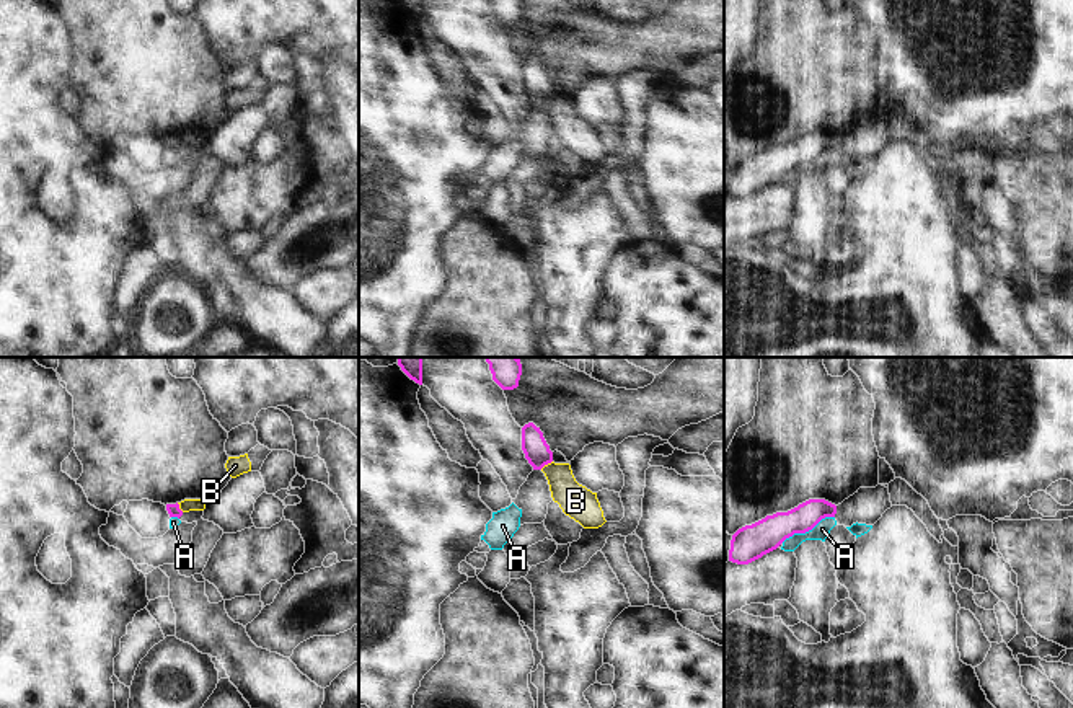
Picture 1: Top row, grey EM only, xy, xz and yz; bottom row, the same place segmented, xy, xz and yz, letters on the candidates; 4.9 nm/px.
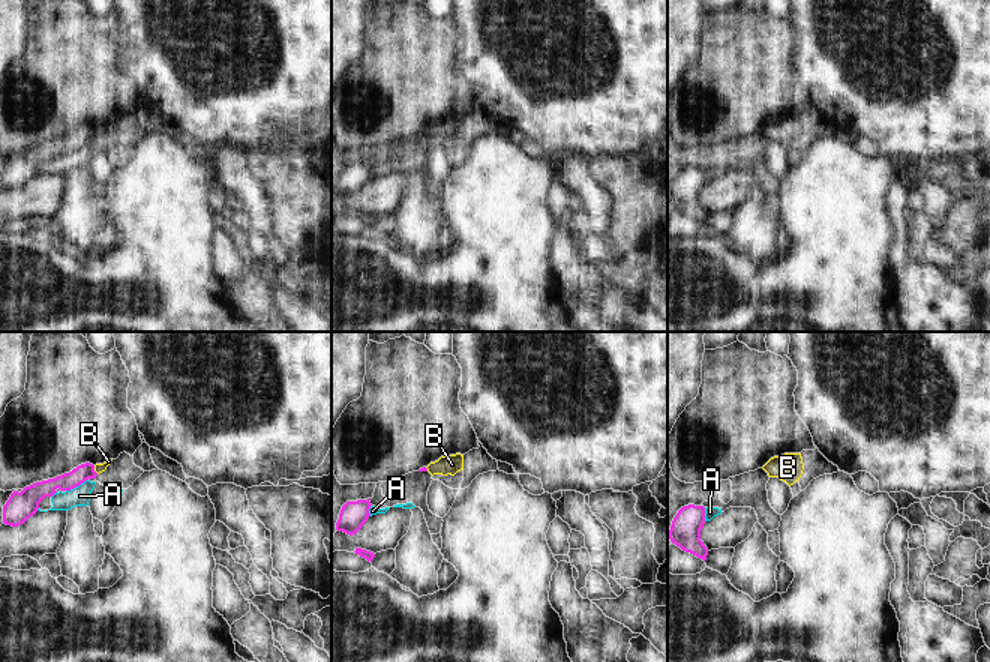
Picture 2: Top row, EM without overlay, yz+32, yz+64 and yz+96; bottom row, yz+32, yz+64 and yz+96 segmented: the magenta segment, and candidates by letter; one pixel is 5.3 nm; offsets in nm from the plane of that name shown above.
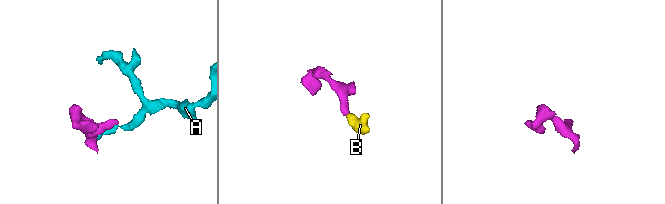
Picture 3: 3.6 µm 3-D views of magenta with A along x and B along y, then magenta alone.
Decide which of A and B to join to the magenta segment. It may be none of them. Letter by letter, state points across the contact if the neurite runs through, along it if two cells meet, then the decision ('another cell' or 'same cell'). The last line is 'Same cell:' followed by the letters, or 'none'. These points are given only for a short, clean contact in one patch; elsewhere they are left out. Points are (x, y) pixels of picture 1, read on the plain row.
A: border along yz (834, 150), (825, 150), (811, 163), (794, 167), (781, 176); another cell
B: border along xz (551, 95), (540, 103); another cell
Same cell: none

